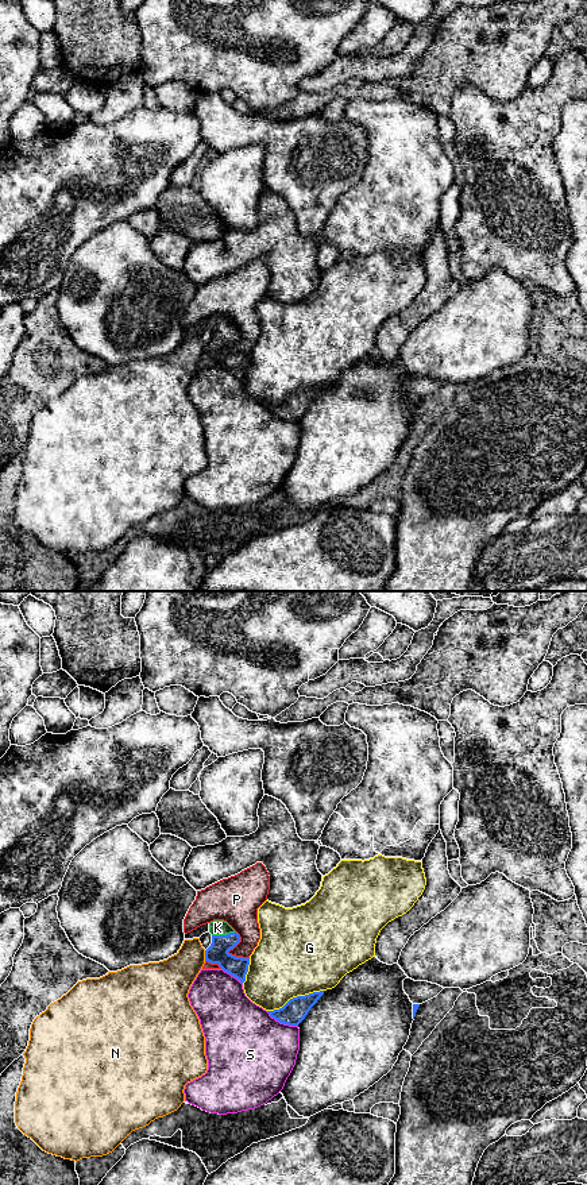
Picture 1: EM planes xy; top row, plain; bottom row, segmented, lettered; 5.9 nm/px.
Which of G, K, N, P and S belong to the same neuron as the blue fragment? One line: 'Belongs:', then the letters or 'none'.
Belongs: K

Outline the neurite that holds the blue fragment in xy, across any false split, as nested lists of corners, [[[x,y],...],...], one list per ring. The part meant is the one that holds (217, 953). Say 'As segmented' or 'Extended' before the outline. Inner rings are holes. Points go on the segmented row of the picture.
Extended. [[[213,920],[209,923],[212,943],[205,950],[205,961],[217,964],[224,972],[236,977],[242,984],[246,981],[250,958],[235,957],[228,952],[239,942],[239,934],[224,920]]]

